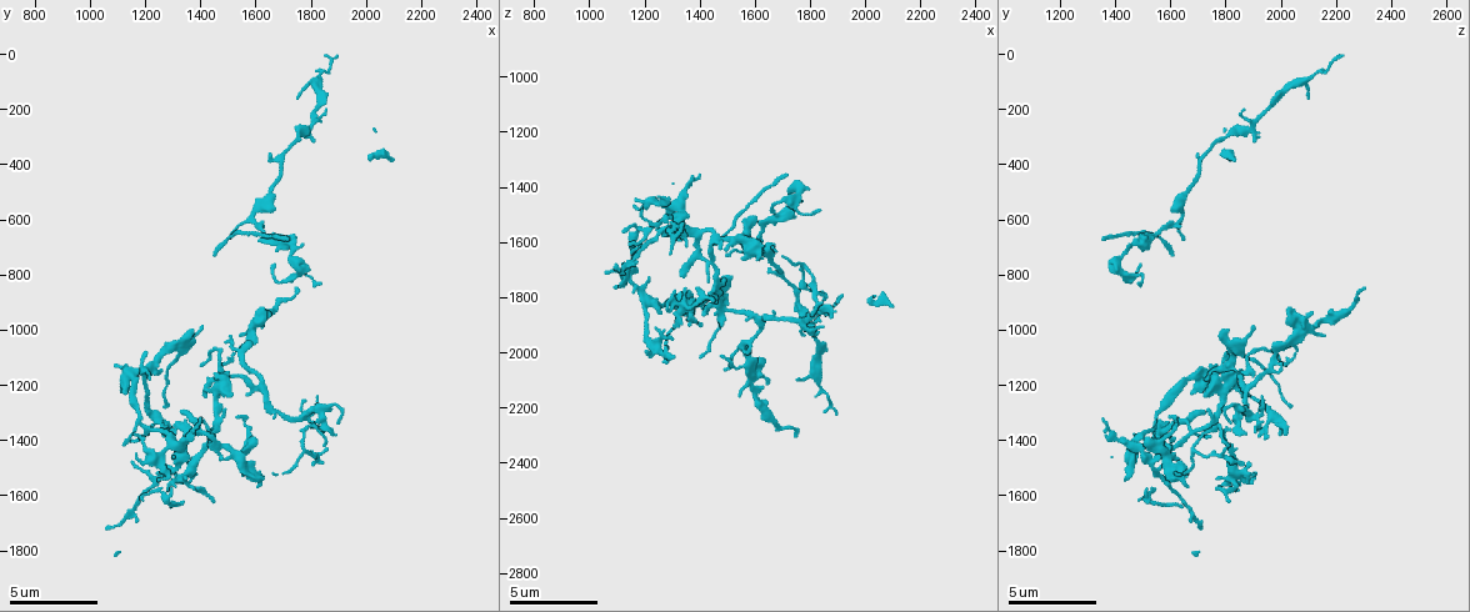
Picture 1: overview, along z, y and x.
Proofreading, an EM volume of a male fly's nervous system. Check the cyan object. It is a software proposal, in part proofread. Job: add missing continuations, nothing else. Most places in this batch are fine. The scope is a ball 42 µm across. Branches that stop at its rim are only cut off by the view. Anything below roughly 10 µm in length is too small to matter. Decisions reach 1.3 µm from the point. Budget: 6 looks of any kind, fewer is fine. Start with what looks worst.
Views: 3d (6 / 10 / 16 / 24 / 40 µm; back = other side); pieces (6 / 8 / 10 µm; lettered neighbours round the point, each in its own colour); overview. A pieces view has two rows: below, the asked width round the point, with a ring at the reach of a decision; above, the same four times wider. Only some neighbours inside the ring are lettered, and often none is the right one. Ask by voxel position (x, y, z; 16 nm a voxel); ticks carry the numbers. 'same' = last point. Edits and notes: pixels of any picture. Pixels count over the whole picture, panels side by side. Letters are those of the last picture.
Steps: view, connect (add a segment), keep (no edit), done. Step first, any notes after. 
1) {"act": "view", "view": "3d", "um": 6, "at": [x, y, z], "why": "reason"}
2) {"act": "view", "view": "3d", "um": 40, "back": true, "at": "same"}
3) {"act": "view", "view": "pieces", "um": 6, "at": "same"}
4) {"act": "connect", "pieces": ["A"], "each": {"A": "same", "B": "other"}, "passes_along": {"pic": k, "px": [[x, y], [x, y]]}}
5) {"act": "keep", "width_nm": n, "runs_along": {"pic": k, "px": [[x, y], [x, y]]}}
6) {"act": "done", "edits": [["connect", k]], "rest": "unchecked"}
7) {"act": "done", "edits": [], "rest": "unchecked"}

{"act": "view", "view": "pieces", "um": 10, "at": [1750, 860, 2290], "why": "an open end"}

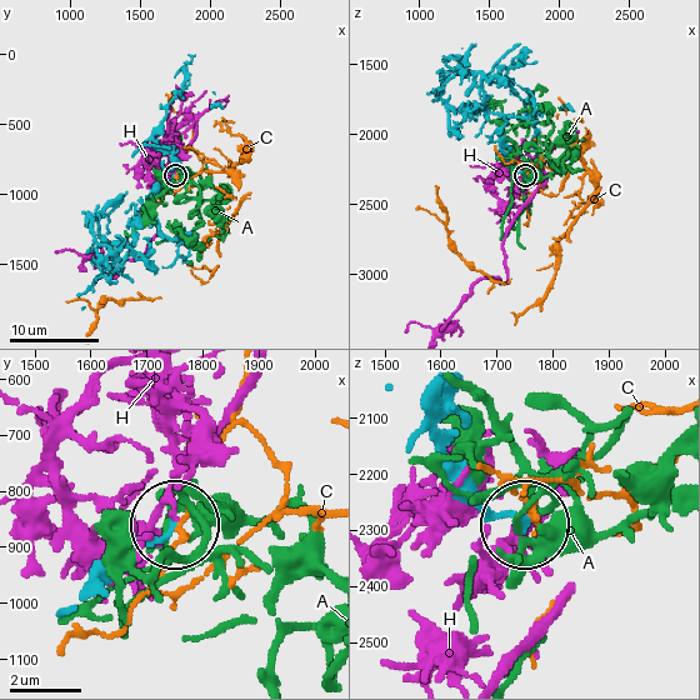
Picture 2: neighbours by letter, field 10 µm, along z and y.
{"act": "keep", "each": {"A": "other", "C": "other", "H": "other"}, "runs_along": {"pic": 2, "px": [[428, 424], [491, 504], [524, 519]]}, "found": "no lettered segment goes on from it"}

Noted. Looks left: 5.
{"act": "view", "view": "pieces", "um": 8, "at": [1350, 1290, 1720], "why": "branch stops here"}

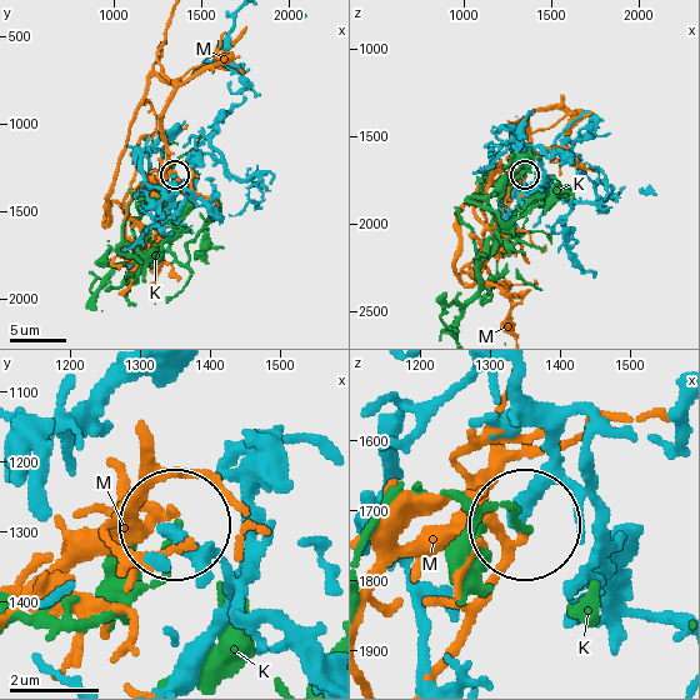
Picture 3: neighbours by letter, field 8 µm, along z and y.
{"act": "keep", "each": {"K": "other", "M": "other"}, "found": "none of them fits"}

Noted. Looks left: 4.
{"act": "view", "view": "pieces", "um": 6, "at": [1300, 1370, 2010], "why": "an open end"}

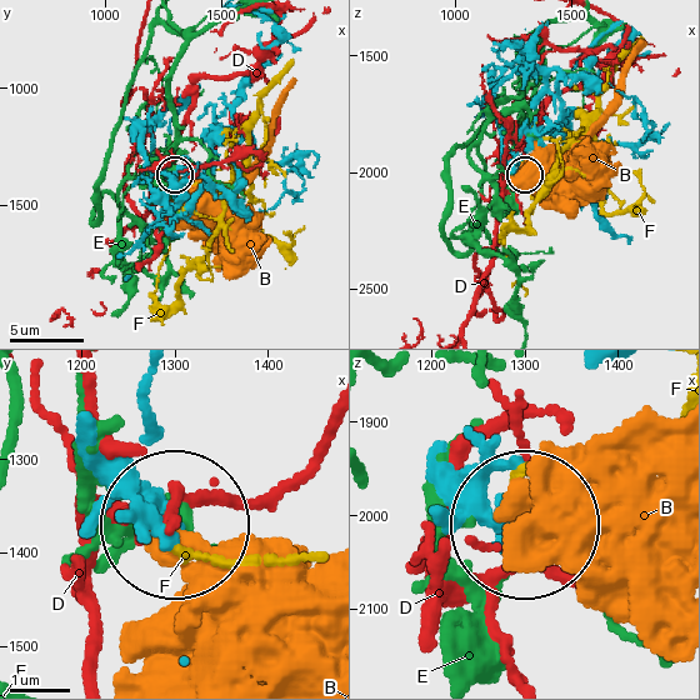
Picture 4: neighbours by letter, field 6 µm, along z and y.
{"act": "keep", "each": {"B": "other", "D": "other", "E": "other", "F": "other"}, "found": "no lettered segment goes on from it"}

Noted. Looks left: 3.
{"act": "done", "edits": [], "rest": "unchecked"}

